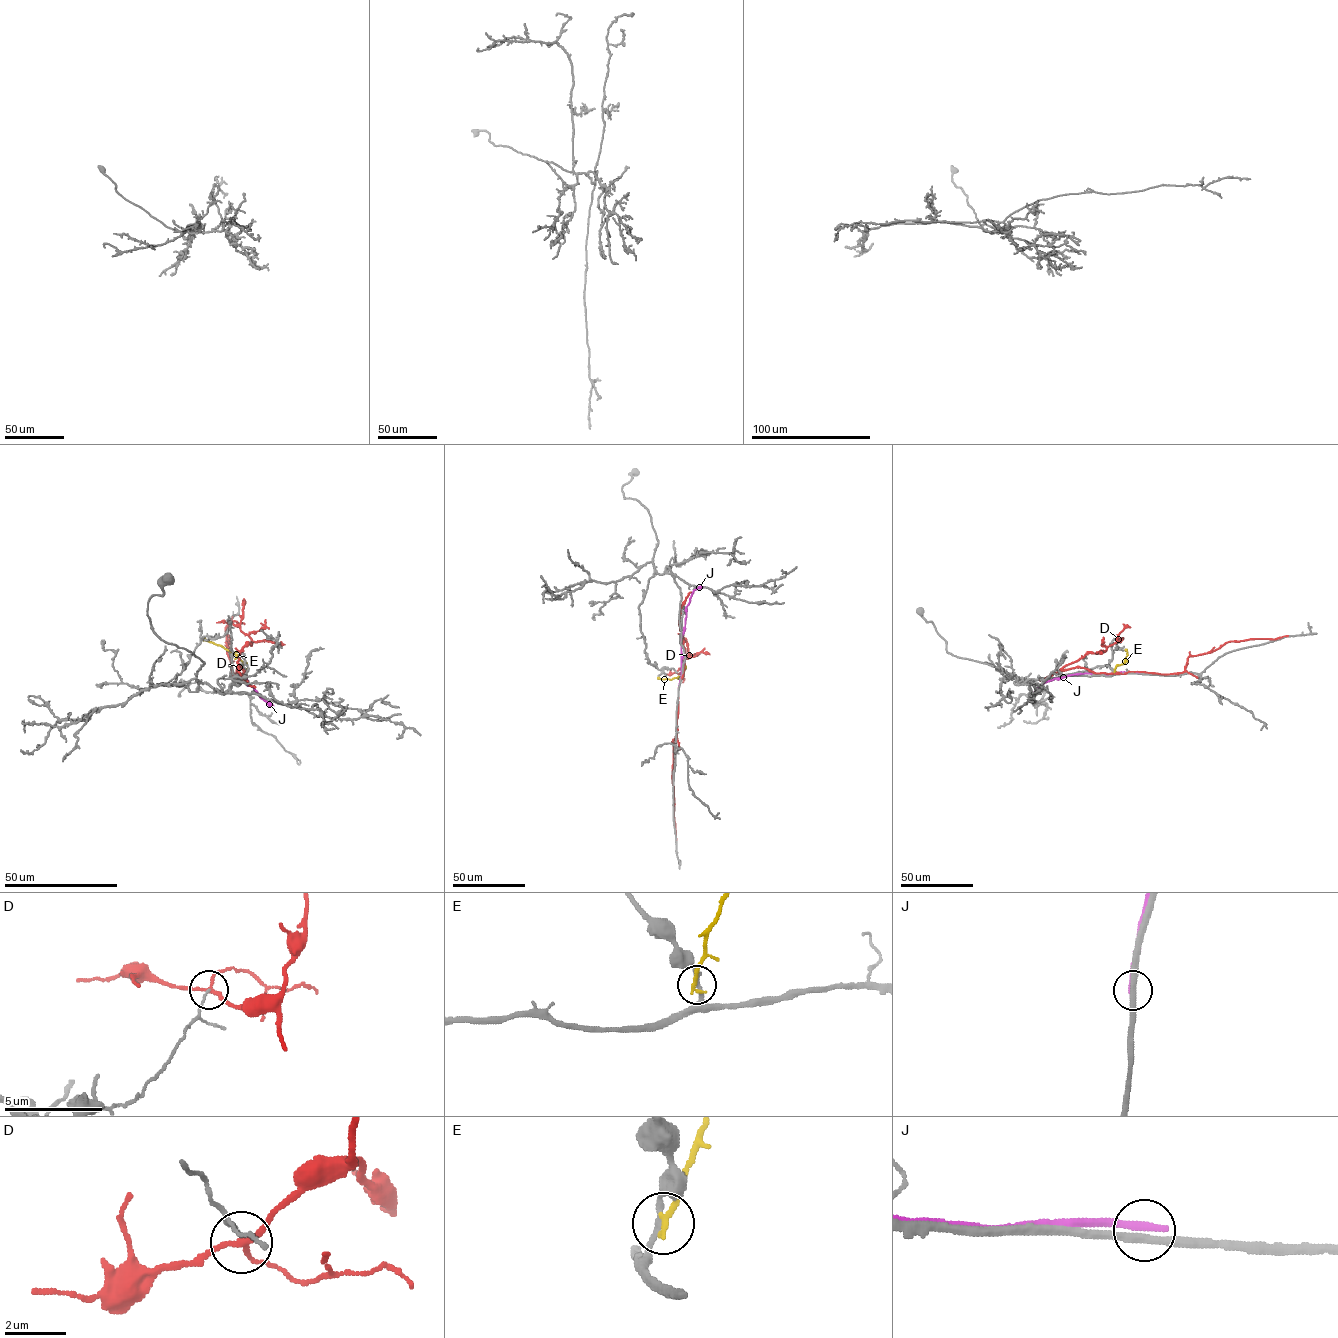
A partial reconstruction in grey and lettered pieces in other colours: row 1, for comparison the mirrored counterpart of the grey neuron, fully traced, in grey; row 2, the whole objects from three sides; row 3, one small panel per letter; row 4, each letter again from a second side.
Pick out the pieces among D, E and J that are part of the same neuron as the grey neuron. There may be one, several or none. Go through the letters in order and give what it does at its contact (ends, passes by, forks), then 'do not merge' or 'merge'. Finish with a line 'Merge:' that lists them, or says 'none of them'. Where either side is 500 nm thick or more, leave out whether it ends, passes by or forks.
D: it forks there; do not merge
E: it ends there; do not merge
J: it ends there; do not merge
Merge: none of them

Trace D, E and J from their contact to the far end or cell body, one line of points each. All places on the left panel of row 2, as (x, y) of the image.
D: (232, 623), (252, 641), (237, 661), (245, 677), (233, 677), (227, 652), (232, 617)
E: (244, 675), (248, 666), (244, 662), (233, 653), (203, 637)
J: (236, 675), (240, 674), (246, 678), (248, 684), (273, 705)

